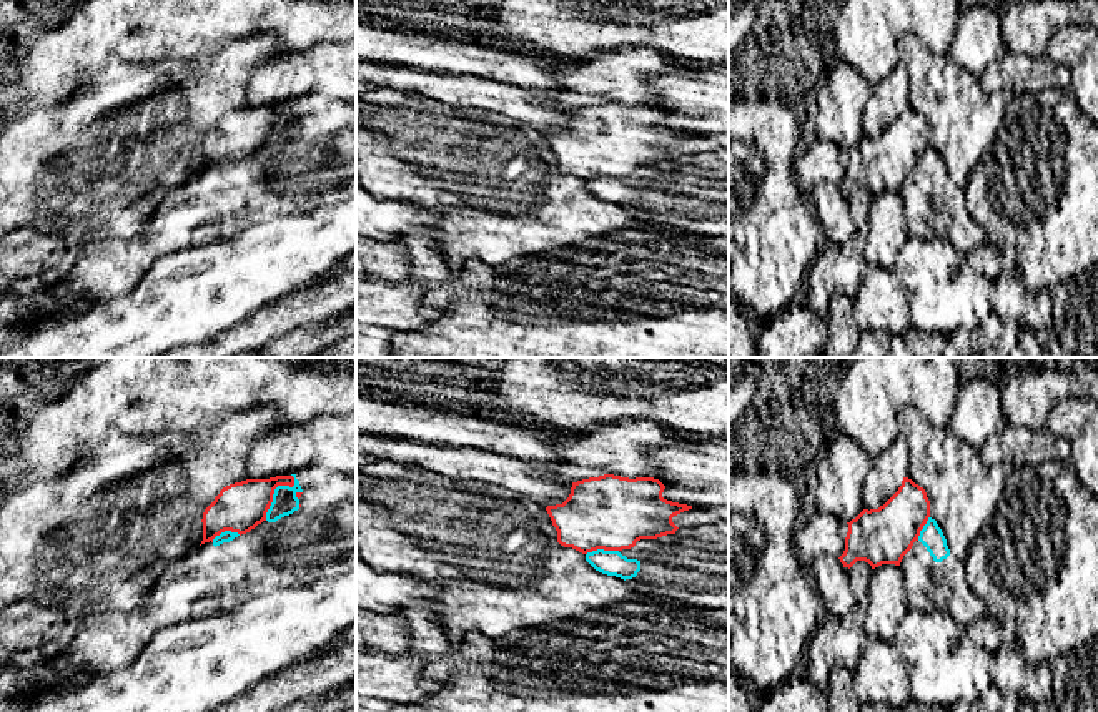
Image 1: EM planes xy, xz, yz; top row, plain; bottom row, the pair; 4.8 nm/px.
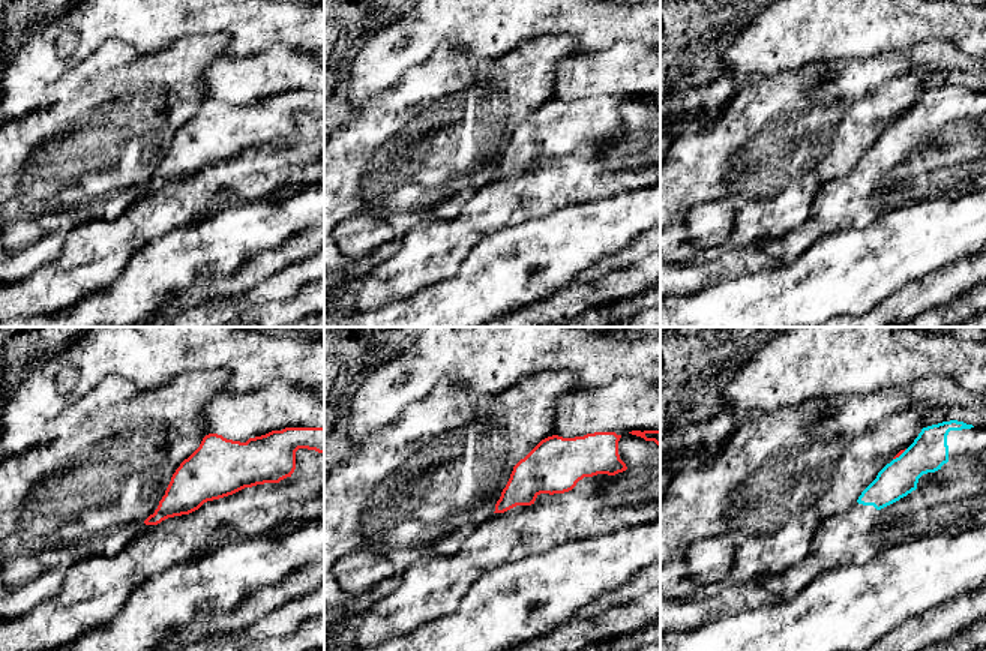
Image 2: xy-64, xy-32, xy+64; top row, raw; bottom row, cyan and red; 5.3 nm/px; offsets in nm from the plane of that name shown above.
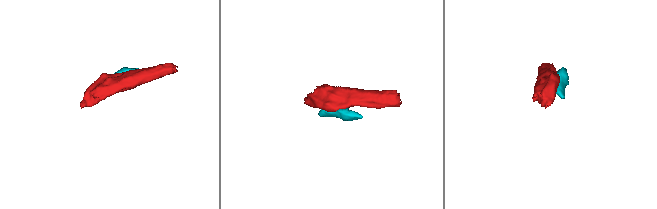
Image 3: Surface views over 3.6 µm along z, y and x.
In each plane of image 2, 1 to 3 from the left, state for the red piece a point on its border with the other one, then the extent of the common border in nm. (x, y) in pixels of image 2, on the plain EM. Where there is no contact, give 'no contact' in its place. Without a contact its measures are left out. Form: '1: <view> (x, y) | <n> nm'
1: no contact
2: no contact
3: xy+64 (901, 119) | 100 nm

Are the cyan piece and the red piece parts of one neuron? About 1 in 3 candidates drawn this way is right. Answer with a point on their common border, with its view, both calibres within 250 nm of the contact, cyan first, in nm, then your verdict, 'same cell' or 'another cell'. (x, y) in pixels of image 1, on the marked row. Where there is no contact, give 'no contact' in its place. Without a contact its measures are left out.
contact xy (275, 491); calibres 120 and 240 nm; another cell

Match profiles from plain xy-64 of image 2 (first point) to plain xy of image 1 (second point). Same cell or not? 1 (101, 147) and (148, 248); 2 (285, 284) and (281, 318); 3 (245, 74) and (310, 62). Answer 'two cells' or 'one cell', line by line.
1: two cells
2: one cell
3: one cell

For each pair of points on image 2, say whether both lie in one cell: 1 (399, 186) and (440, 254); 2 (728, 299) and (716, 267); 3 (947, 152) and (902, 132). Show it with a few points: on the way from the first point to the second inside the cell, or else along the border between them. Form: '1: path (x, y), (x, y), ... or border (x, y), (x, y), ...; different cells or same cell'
1: border (459, 212), (453, 218), (437, 218), (425, 222); different cells
2: border (755, 272), (721, 281), (689, 296); different cells
3: path (937, 149), (931, 143), (913, 143); same cell

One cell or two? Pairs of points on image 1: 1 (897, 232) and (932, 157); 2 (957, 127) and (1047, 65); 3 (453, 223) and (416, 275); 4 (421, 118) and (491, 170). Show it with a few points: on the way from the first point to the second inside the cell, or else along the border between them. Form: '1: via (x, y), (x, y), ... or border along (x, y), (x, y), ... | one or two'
1: border along (899, 193), (909, 233) | two
2: border along (1048, 87), (1055, 93), (1068, 92) | two
3: via (468, 247), (468, 268), (461, 275), (440, 275) | one
4: via (438, 135), (474, 170) | one

